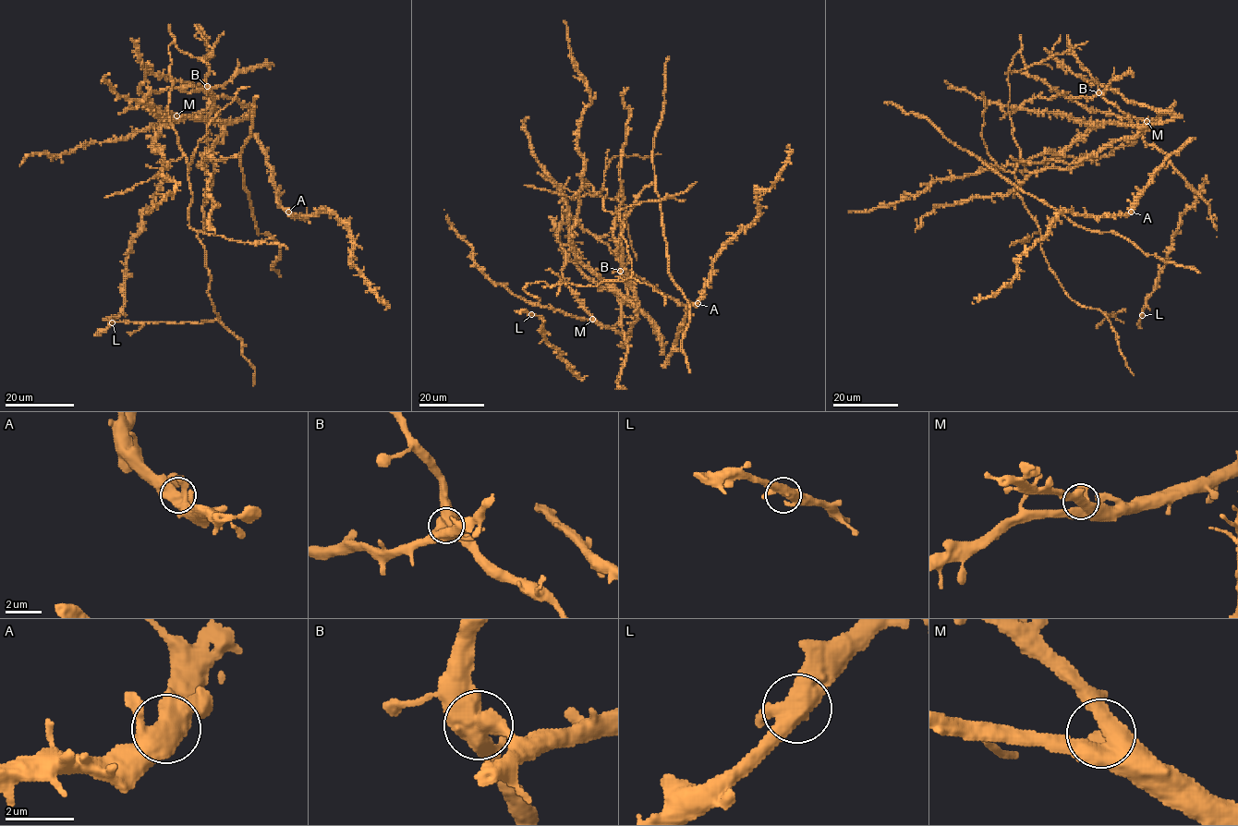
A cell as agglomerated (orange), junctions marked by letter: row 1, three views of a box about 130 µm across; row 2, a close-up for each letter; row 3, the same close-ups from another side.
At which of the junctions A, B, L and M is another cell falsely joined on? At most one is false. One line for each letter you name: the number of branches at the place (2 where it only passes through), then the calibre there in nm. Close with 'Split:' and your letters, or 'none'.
B: Branches: 3. Thickness 550 nm
Split: B

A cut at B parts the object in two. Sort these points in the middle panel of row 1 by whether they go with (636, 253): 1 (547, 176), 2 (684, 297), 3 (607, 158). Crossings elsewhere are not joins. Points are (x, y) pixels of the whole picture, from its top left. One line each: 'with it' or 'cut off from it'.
1: cut off from it
2: cut off from it
3: with it

